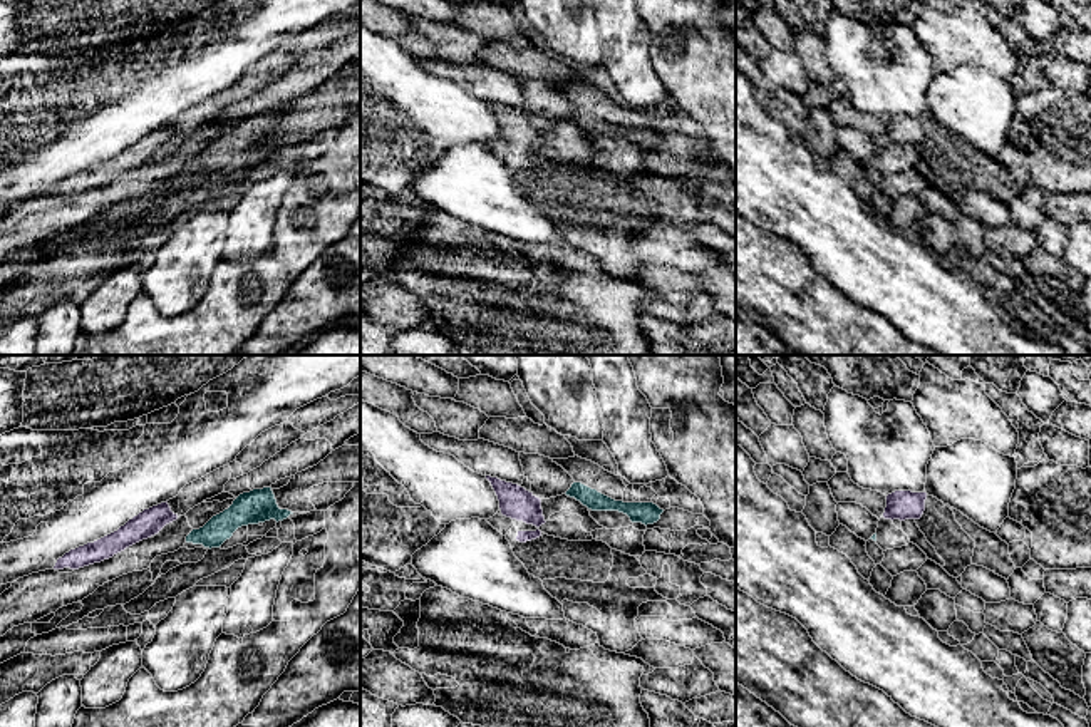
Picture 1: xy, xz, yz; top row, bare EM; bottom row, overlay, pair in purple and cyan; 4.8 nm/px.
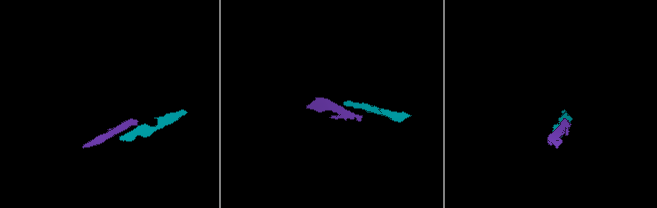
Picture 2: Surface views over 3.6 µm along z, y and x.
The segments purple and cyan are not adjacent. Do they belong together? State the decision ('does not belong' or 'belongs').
does not belong

